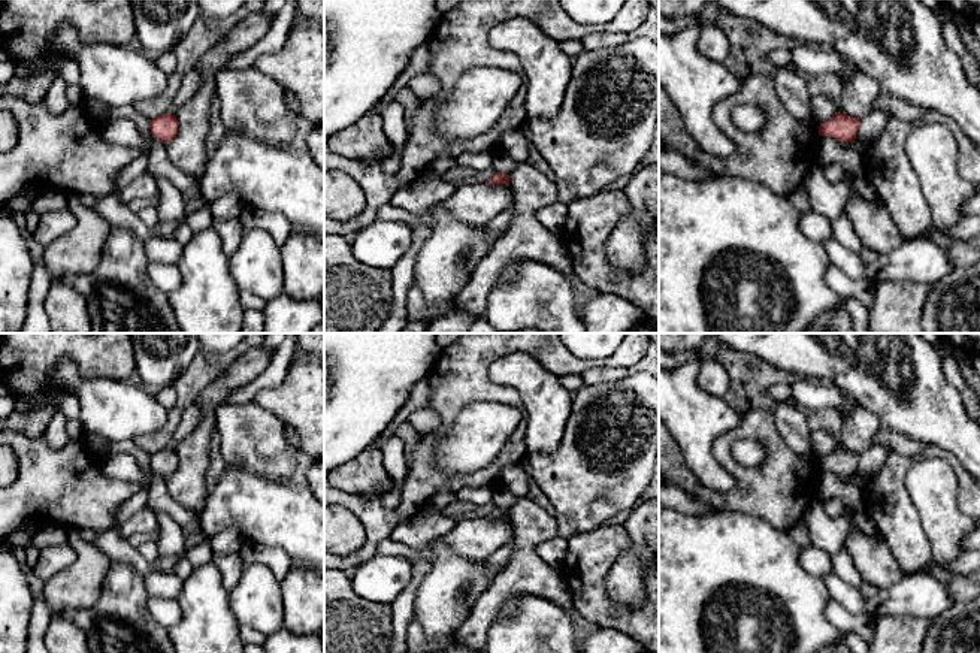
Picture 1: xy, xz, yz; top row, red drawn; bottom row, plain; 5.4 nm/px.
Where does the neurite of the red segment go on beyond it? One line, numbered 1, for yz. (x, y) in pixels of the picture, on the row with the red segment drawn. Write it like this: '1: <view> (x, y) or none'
1: none

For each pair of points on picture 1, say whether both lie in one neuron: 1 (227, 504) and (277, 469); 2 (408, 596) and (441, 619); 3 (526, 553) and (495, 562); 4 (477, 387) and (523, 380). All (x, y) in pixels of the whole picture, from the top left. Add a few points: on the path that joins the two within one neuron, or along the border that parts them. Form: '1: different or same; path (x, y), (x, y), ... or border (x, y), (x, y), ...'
1: different; border (230, 468), (244, 468), (272, 480)
2: different; border (429, 570), (419, 586), (414, 616), (411, 619)
3: different; border (513, 543), (510, 559), (502, 568)
4: different; border (513, 353), (499, 356), (489, 366), (487, 377)

